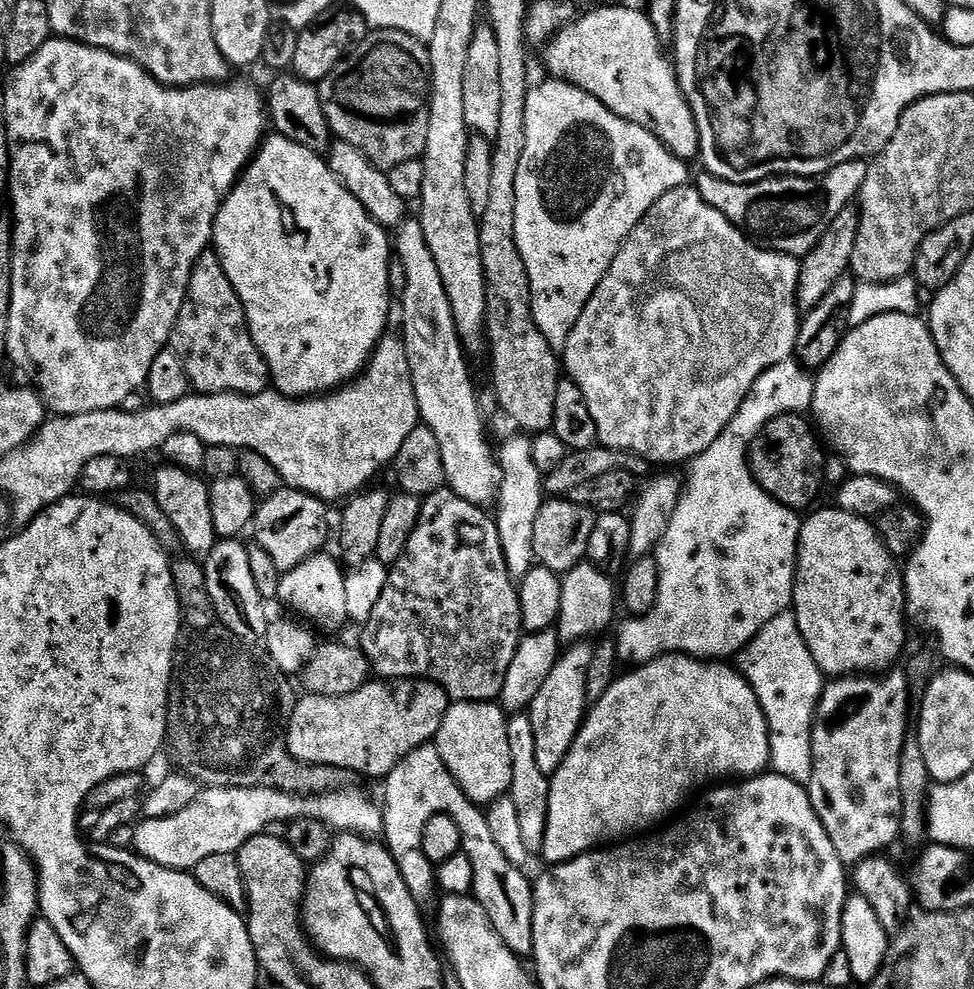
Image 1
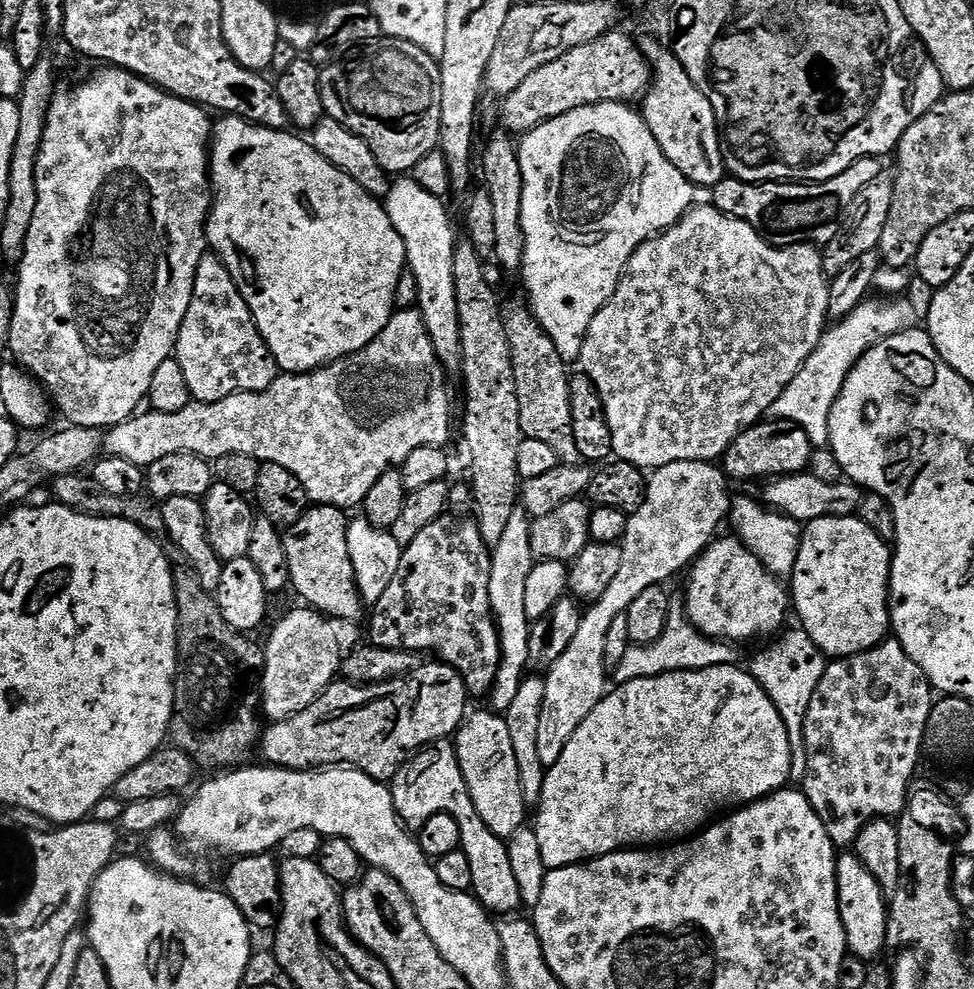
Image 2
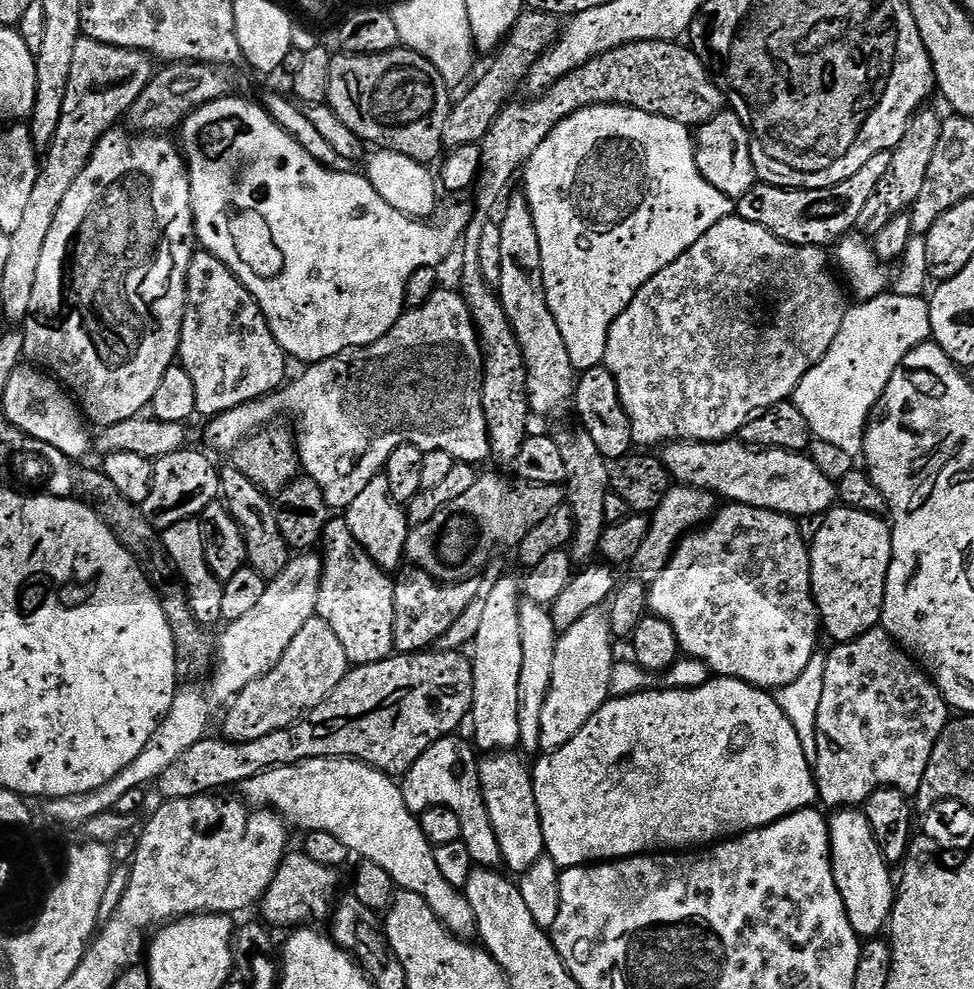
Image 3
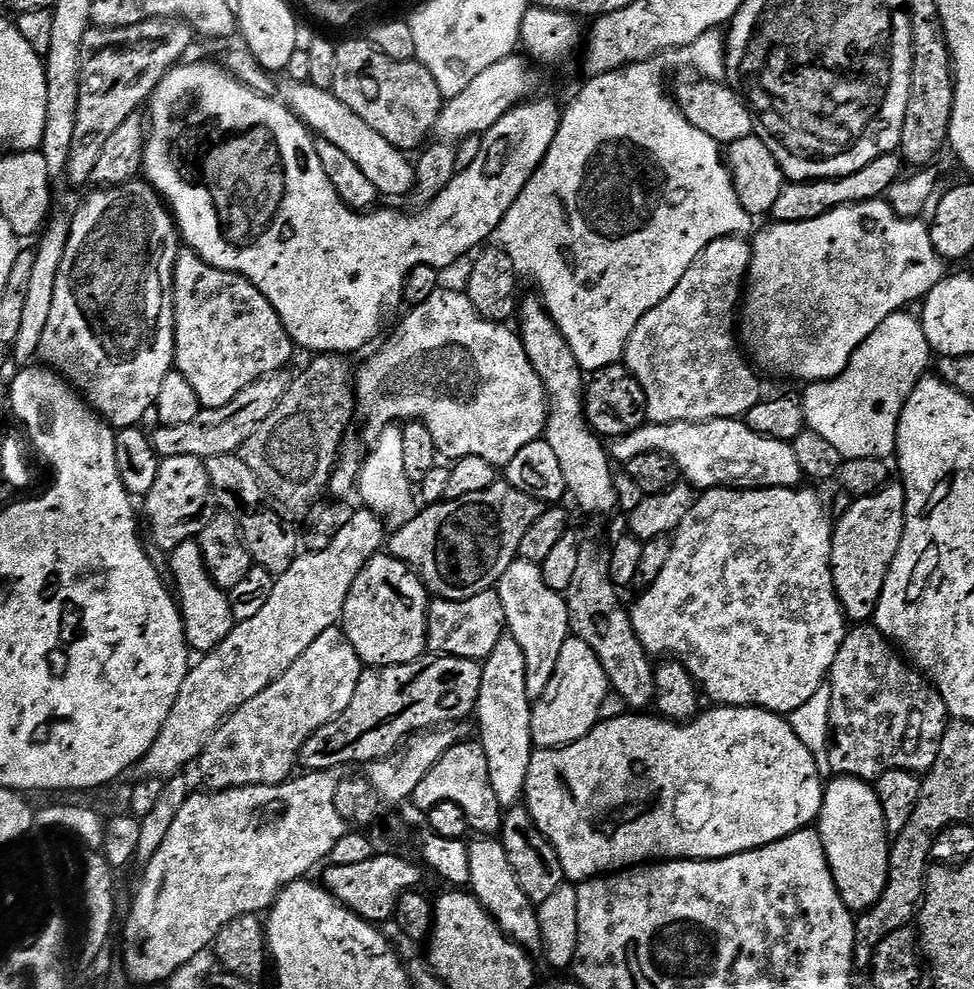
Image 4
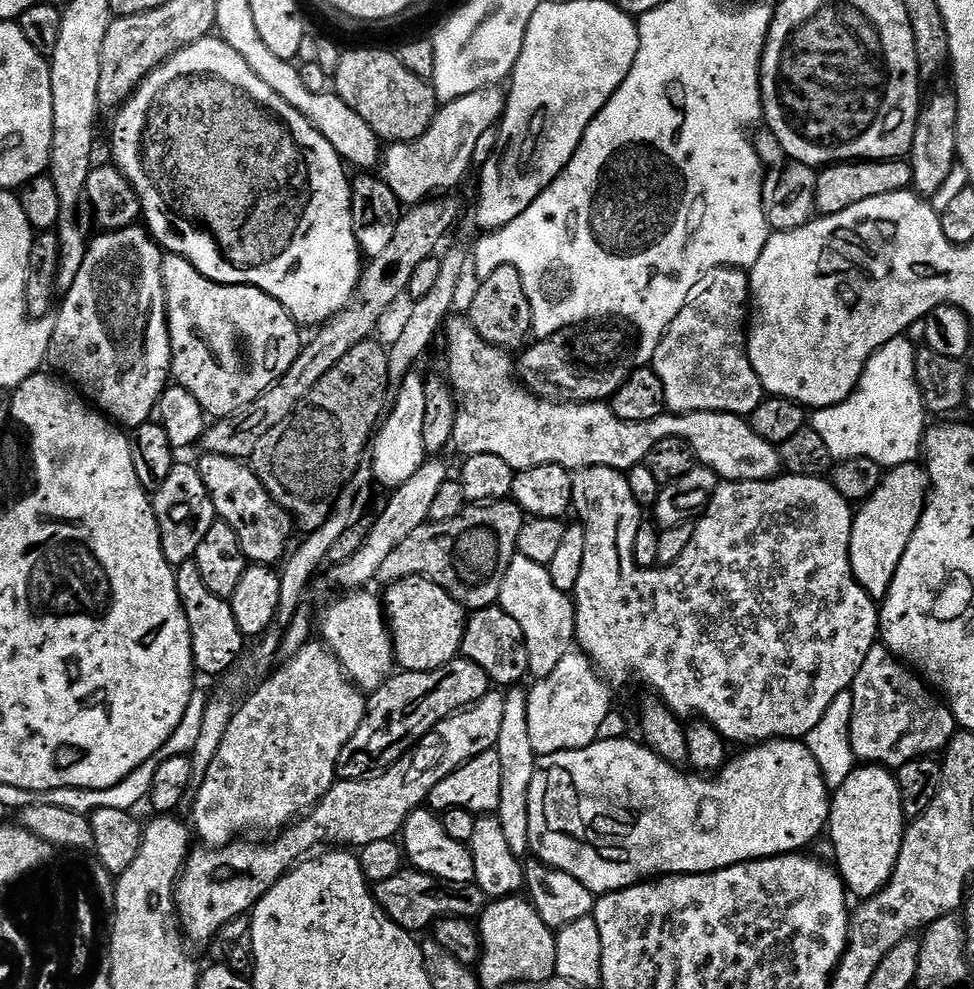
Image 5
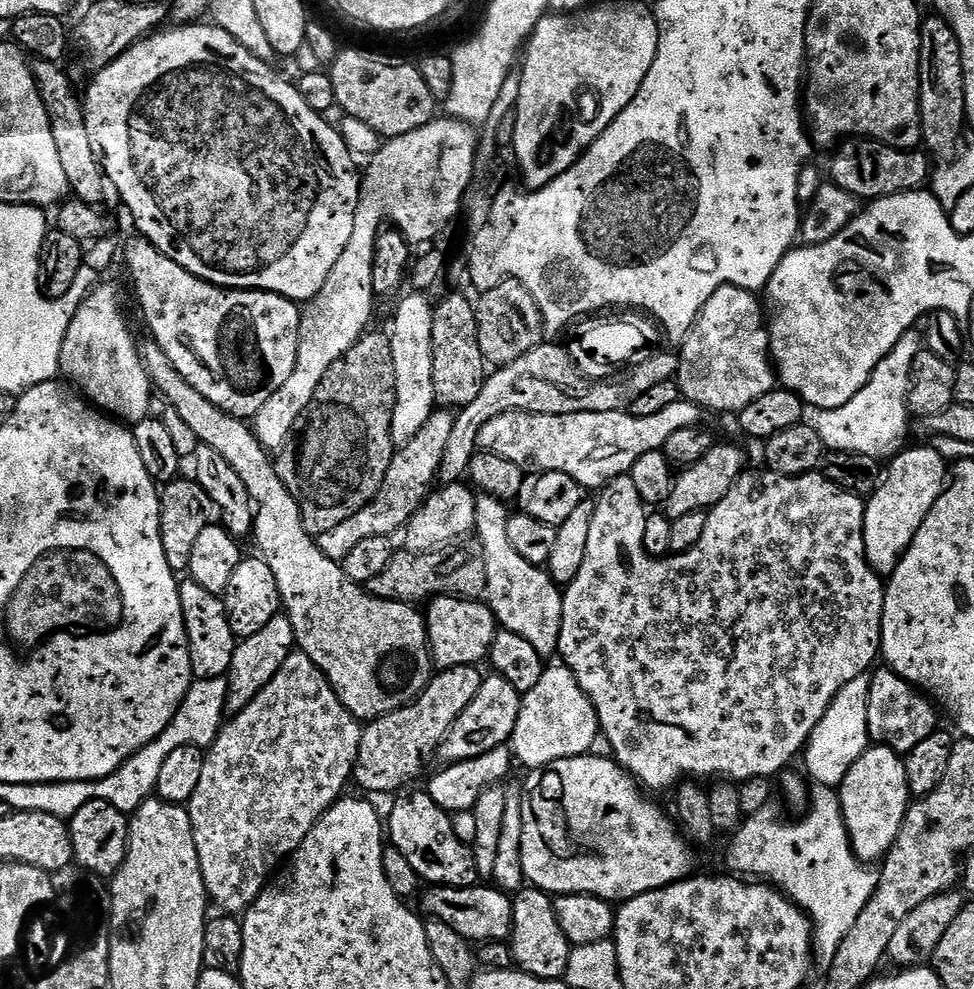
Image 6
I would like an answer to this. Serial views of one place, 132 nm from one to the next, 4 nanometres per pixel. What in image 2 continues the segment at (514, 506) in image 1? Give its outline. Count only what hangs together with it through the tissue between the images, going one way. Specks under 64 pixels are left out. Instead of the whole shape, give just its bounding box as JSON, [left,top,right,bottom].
[490,510,534,713]

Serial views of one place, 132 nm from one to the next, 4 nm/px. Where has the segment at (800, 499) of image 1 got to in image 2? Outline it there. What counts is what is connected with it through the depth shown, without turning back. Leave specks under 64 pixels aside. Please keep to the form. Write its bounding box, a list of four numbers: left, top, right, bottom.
[726,414,818,482]

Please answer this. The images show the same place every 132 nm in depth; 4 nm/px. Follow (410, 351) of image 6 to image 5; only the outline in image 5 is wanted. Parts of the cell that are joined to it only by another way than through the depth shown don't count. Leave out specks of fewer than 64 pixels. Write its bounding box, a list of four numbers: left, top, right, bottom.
[370,372,427,488]

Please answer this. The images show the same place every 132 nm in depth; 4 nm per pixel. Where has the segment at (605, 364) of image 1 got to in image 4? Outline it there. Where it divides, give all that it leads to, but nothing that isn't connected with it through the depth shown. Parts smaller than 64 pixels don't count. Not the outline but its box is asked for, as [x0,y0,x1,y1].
[623,236,762,424]

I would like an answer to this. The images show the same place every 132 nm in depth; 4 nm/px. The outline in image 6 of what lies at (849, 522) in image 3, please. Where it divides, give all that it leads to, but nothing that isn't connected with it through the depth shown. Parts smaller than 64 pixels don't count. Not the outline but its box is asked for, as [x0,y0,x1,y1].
[864,446,950,578]

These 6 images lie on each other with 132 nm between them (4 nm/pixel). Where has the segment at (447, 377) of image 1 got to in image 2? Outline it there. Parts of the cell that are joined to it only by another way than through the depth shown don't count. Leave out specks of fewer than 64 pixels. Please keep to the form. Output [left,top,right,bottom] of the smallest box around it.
[384,176,461,369]

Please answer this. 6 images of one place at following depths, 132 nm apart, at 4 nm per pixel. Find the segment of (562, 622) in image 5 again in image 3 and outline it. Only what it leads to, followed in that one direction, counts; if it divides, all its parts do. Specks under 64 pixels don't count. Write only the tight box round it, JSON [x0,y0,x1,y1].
[518,598,558,753]

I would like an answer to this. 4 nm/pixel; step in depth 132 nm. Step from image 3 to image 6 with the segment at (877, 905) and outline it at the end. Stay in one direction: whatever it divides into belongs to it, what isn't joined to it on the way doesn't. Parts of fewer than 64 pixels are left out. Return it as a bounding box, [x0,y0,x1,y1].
[838,746,910,862]

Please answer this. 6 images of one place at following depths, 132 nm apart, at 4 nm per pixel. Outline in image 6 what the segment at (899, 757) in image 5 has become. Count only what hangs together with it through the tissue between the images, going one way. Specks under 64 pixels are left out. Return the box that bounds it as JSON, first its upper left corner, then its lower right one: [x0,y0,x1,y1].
[869,671,937,754]

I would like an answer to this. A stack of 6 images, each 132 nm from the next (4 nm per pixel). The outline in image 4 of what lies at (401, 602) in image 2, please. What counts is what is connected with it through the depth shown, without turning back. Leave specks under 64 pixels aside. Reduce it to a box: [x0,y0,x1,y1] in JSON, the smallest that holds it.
[428,591,505,662]

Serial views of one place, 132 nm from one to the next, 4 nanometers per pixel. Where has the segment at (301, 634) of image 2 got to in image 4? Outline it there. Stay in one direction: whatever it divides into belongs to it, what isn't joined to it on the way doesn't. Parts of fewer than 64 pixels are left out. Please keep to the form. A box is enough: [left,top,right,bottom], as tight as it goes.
[198,626,361,790]

